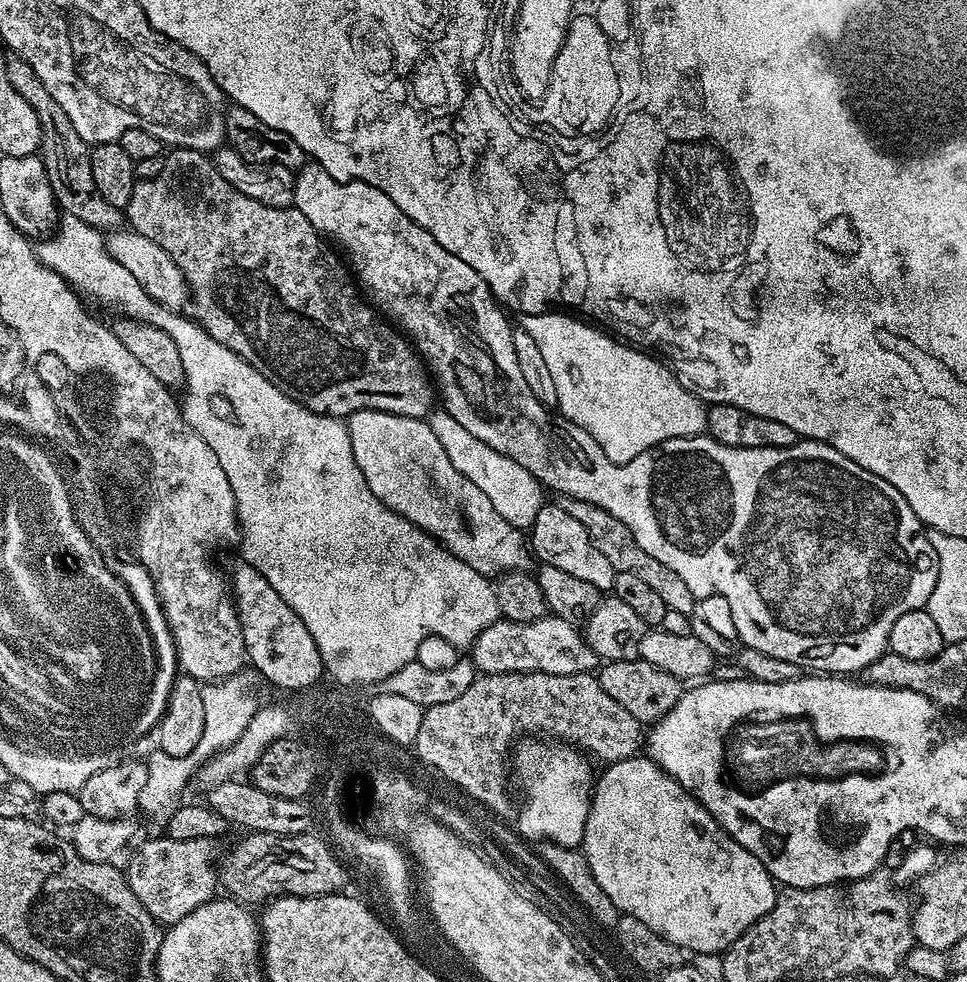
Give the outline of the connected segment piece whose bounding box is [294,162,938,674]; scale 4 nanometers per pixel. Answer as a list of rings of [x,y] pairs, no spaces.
[[[312,162],[295,173],[294,207],[306,214],[310,226],[319,230],[321,236],[333,245],[341,244],[344,247],[343,255],[367,299],[407,337],[420,359],[430,369],[439,399],[440,396],[444,399],[443,411],[449,412],[460,425],[466,426],[466,430],[470,430],[470,434],[474,434],[478,442],[486,442],[486,446],[498,450],[498,454],[530,470],[530,474],[534,474],[534,478],[539,480],[545,489],[553,488],[560,496],[572,496],[575,500],[597,504],[602,510],[618,518],[618,522],[622,522],[630,530],[630,534],[634,534],[638,546],[642,546],[642,550],[646,550],[650,558],[662,562],[662,566],[670,566],[670,570],[674,570],[678,578],[682,578],[682,582],[690,586],[693,596],[718,596],[730,602],[730,614],[734,614],[734,626],[738,630],[738,638],[743,647],[762,650],[762,654],[771,654],[774,658],[794,662],[802,670],[811,670],[816,674],[860,674],[866,666],[870,666],[870,662],[874,662],[874,658],[883,656],[888,651],[888,639],[894,622],[898,622],[902,614],[910,614],[910,610],[918,610],[927,605],[934,590],[934,582],[938,582],[938,558],[931,535],[916,517],[914,510],[910,510],[910,502],[906,502],[906,498],[902,498],[902,494],[894,490],[890,482],[870,474],[870,470],[862,470],[858,462],[850,462],[850,458],[846,458],[846,454],[838,454],[834,446],[800,438],[789,448],[731,448],[722,446],[705,434],[679,436],[667,440],[657,448],[638,454],[638,458],[625,464],[610,462],[602,446],[598,446],[598,442],[594,442],[594,438],[590,438],[586,430],[579,428],[572,420],[565,420],[563,416],[553,414],[546,405],[538,402],[538,398],[534,398],[518,366],[512,341],[513,325],[508,324],[507,318],[504,317],[505,309],[492,295],[486,282],[473,268],[466,266],[462,258],[438,246],[435,238],[426,230],[422,230],[422,226],[415,224],[409,216],[402,214],[402,210],[398,210],[398,206],[394,206],[394,202],[382,190],[361,180],[343,181],[330,178],[324,168]]]

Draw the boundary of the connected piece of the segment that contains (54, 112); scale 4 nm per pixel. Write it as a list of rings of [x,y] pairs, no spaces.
[[[9,55],[8,77],[10,86],[30,102],[30,110],[38,114],[38,126],[40,127],[39,155],[46,166],[46,174],[50,178],[52,192],[56,195],[56,203],[61,213],[78,218],[86,222],[92,228],[101,230],[116,230],[125,223],[126,216],[121,209],[110,206],[106,198],[94,186],[94,173],[90,171],[90,146],[78,138],[78,130],[74,130],[70,118],[66,118],[66,113],[58,102],[54,102],[50,90],[42,86],[34,70],[20,56]]]

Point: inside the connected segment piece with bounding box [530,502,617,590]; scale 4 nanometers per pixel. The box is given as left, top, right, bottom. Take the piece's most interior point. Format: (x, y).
(558, 539)

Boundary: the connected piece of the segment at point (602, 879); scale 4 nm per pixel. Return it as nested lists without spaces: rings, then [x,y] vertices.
[[[650,758],[640,759],[620,760],[617,764],[607,765],[601,776],[599,773],[592,789],[592,805],[588,808],[588,817],[584,827],[584,843],[582,845],[584,857],[590,862],[590,870],[594,870],[594,878],[598,878],[598,886],[602,886],[602,890],[606,890],[606,894],[610,894],[610,902],[614,902],[614,906],[623,915],[633,915],[634,918],[644,922],[646,926],[650,926],[651,930],[656,931],[658,935],[664,936],[670,943],[676,944],[689,953],[691,951],[701,952],[704,956],[712,956],[715,952],[723,954],[747,928],[754,926],[754,922],[758,922],[758,918],[762,918],[776,905],[777,881],[772,879],[766,866],[762,866],[762,862],[758,862],[758,858],[754,858],[754,854],[750,854],[750,850],[746,850],[741,844],[734,842],[734,838],[730,838],[730,834],[726,834],[726,830],[722,830],[722,826],[718,826],[715,818],[671,774],[662,771]]]

